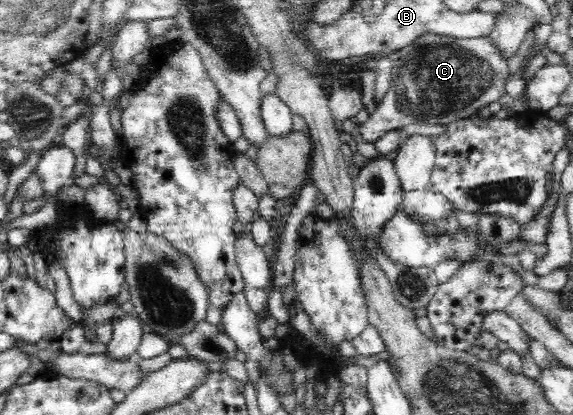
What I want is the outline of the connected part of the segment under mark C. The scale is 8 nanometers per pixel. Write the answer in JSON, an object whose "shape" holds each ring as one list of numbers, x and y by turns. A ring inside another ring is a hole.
{"shape":[[427,32,398,51,400,57,394,61,389,89,368,119,359,125,366,142,375,143,382,135,409,123,443,125,472,117,483,105,506,93,509,56,503,57,489,36,459,39]]}

